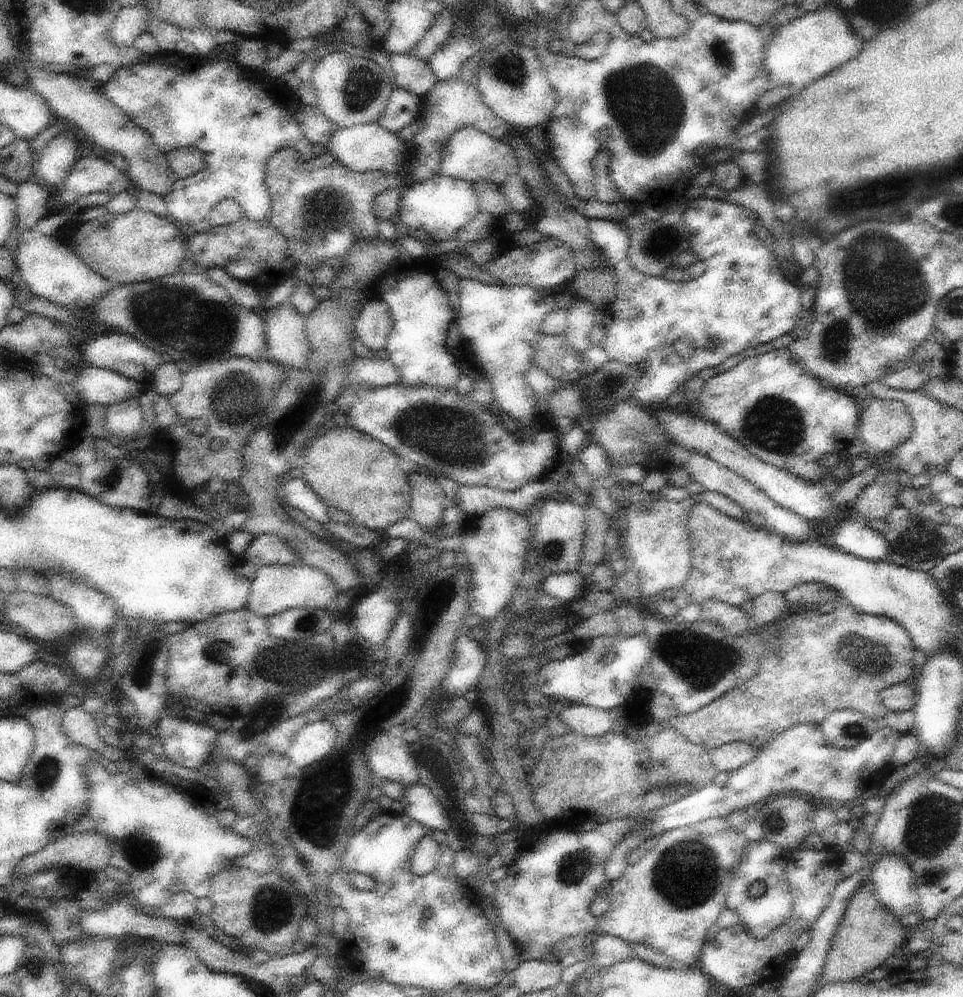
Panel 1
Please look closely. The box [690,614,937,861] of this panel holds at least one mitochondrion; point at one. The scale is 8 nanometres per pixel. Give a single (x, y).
(857, 652)

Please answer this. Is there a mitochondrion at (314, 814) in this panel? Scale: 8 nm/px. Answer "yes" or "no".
yes

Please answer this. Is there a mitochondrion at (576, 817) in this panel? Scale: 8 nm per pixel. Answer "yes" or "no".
no

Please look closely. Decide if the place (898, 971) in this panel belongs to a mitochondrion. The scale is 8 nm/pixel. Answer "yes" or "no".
no

